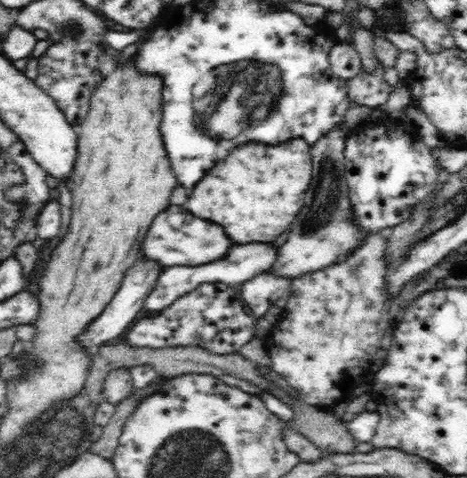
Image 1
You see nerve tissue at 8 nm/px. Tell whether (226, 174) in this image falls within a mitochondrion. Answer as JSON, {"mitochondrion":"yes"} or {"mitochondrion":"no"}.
{"mitochondrion":"no"}

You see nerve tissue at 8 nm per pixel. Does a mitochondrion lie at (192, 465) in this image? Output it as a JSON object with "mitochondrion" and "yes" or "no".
{"mitochondrion":"yes"}

